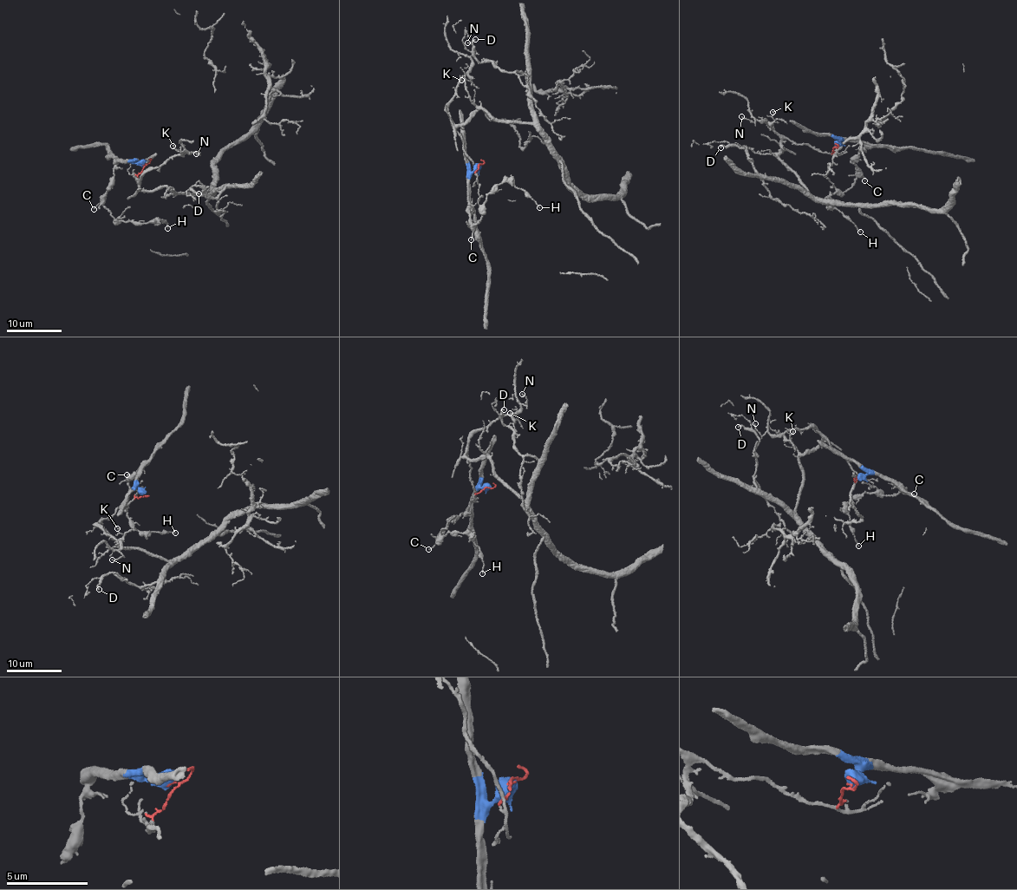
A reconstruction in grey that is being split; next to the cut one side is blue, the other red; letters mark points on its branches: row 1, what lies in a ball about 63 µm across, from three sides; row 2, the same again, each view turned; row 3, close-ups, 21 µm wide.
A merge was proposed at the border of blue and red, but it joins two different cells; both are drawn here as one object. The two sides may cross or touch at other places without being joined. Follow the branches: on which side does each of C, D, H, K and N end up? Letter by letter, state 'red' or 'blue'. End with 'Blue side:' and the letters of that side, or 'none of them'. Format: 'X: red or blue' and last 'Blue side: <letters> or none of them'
C: blue
D: red
H: blue
K: red
N: red
Blue side: C, H

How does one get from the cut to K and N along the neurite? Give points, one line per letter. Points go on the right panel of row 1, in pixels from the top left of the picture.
K: (836, 146), (833, 152), (827, 153), (810, 146), (796, 144), (773, 129), (765, 120), (773, 121), (772, 111)
N: (836, 146), (833, 152), (827, 153), (810, 146), (796, 144), (773, 129), (767, 121), (752, 122), (741, 116)

